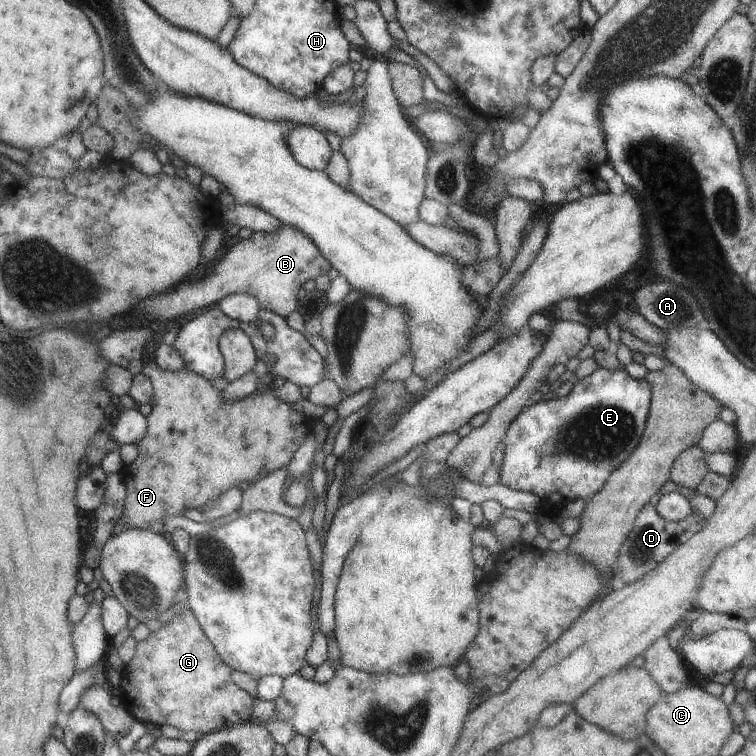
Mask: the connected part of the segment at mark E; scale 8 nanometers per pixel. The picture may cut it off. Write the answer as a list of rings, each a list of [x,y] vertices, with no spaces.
[[[597,367],[574,382],[565,396],[549,395],[523,407],[509,423],[503,438],[503,461],[498,483],[516,491],[527,491],[543,498],[572,501],[593,496],[639,442],[650,405],[650,390],[645,379],[629,377],[623,367],[609,371]]]

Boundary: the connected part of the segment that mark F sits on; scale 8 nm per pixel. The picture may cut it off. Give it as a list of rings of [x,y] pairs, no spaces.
[[[149,360],[142,364],[140,373],[149,379],[152,386],[149,399],[151,412],[147,414],[146,433],[136,442],[138,455],[123,466],[121,479],[126,493],[121,515],[113,525],[111,536],[127,529],[145,529],[166,535],[163,527],[166,516],[180,515],[187,508],[198,510],[199,506],[216,499],[228,488],[237,487],[241,482],[256,481],[287,464],[315,423],[315,420],[291,410],[290,405],[278,402],[272,393],[274,384],[269,382],[265,392],[254,392],[228,403],[206,378],[185,367],[168,371],[159,368],[154,360]]]

